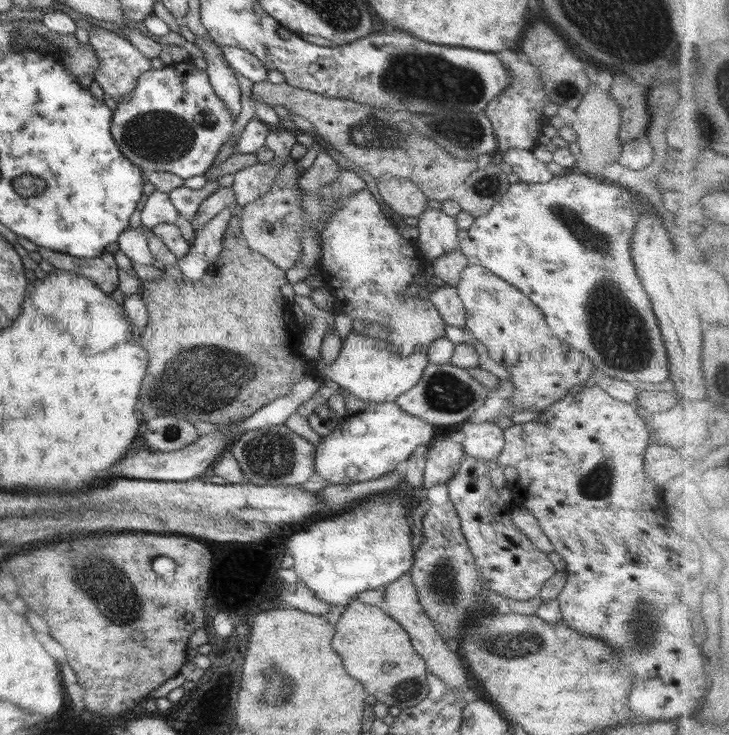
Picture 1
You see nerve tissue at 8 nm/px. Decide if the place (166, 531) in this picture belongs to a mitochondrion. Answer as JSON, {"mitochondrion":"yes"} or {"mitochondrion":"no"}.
{"mitochondrion":"no"}

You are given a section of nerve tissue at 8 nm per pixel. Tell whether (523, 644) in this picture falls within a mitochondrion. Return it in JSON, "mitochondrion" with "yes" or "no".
{"mitochondrion":"yes"}

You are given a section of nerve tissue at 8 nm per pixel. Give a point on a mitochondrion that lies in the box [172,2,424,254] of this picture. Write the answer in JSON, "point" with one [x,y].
{"point":[381,132]}

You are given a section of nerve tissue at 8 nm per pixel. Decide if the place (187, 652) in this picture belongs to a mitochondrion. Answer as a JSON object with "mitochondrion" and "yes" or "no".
{"mitochondrion":"no"}

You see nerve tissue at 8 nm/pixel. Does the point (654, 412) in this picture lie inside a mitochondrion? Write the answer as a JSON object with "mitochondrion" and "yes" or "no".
{"mitochondrion":"no"}

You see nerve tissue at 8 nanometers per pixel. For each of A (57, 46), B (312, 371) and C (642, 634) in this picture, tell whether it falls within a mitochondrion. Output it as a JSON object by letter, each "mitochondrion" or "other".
{"A":"mitochondrion","B":"other","C":"mitochondrion"}

